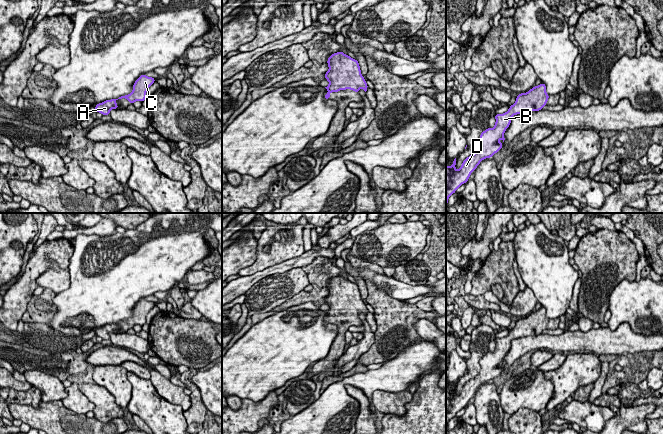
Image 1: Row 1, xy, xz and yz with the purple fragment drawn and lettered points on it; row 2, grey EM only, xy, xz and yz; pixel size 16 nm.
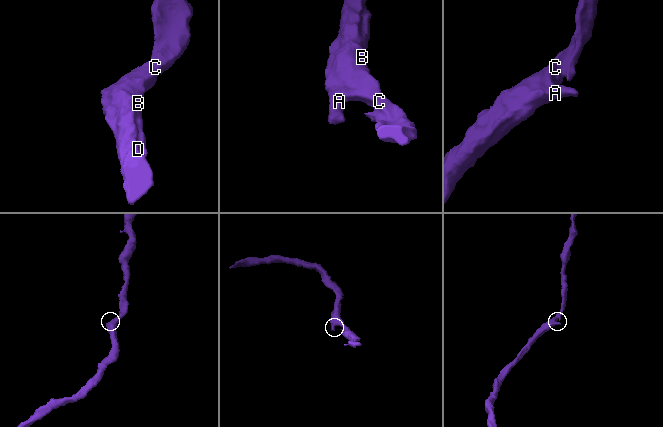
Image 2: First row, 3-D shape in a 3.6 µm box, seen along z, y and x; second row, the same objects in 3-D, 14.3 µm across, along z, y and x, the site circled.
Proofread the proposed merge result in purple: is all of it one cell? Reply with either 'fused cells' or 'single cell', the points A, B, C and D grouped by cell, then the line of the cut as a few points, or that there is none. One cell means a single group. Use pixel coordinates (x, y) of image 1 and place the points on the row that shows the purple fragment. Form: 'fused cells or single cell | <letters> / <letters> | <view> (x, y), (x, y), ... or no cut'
single cell | A B C D | no cut

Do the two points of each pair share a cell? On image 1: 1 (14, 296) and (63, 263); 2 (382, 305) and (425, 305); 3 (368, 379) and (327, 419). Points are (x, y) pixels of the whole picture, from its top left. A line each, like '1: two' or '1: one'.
1: one
2: two
3: one

